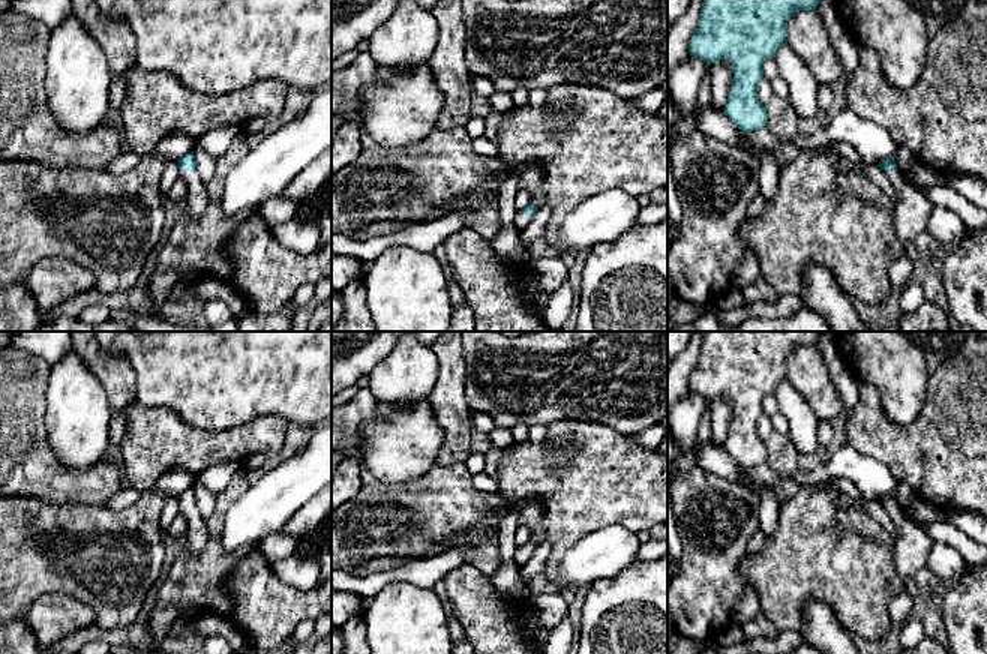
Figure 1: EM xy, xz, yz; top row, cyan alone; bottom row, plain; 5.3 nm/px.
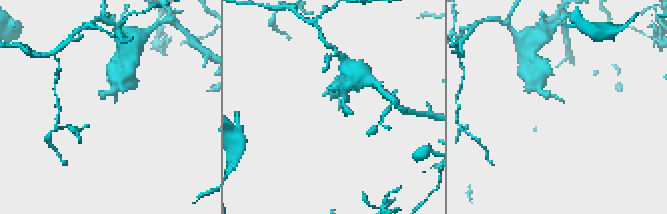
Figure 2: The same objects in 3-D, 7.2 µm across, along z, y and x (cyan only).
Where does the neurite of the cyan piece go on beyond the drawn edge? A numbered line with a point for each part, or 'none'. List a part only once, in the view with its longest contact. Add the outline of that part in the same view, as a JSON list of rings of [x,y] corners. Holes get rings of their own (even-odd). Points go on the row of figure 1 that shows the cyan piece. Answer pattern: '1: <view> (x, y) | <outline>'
1: xy (197, 198) | [[[180,170],[178,177],[182,177],[188,186],[184,210],[194,218],[200,218],[206,212],[208,202],[204,183],[196,172],[188,170]]]

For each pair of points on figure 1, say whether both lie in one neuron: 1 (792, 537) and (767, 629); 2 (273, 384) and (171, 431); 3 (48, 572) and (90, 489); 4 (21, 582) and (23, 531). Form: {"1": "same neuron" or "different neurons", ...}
{"1": "different neurons", "2": "different neurons", "3": "different neurons", "4": "same neuron"}

